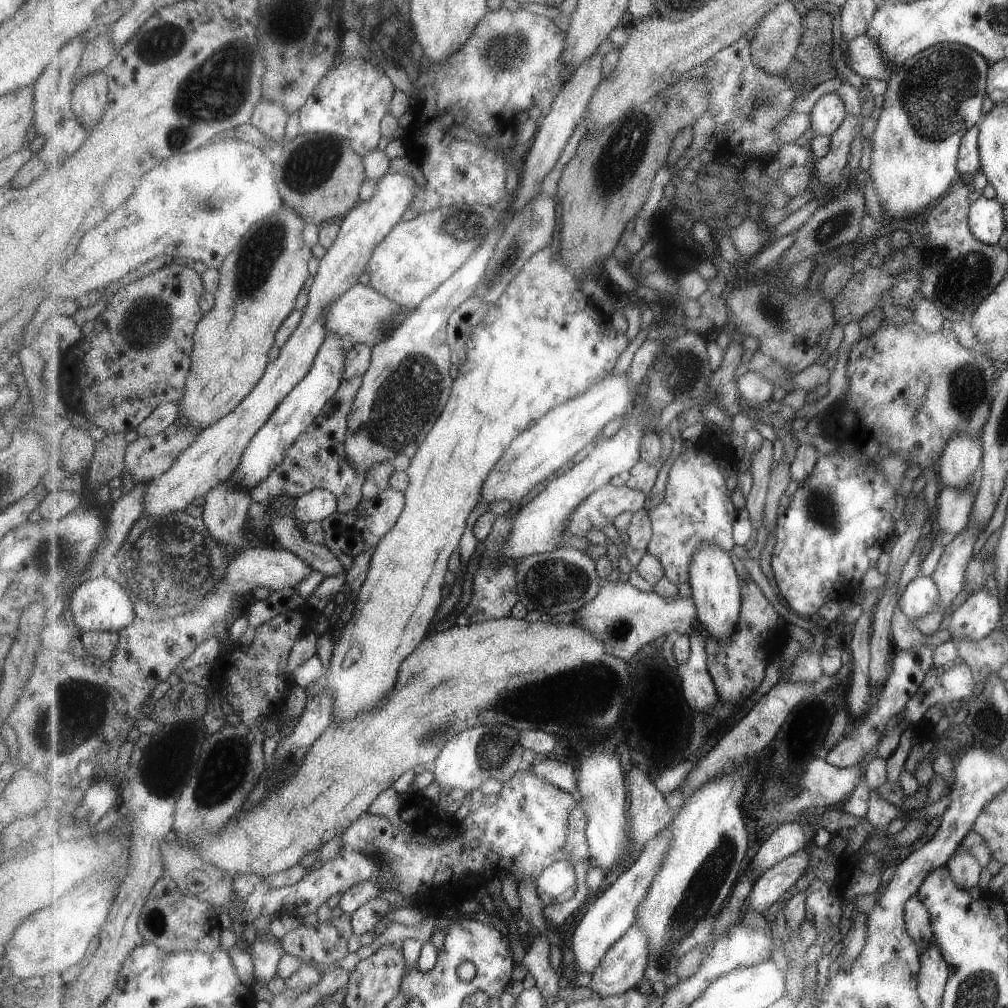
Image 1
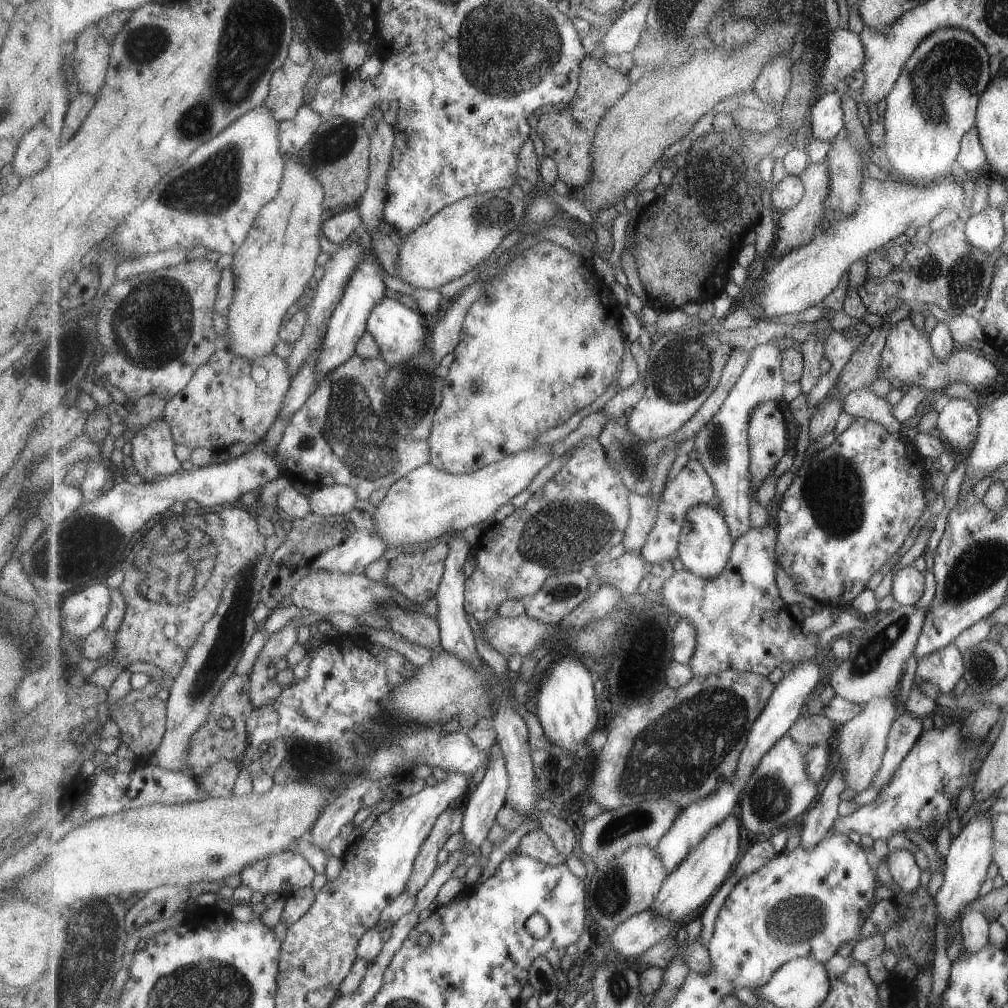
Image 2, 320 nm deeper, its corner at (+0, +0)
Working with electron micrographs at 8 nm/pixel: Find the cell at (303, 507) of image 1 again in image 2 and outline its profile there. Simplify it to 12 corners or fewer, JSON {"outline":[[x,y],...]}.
{"outline":[[349,485],[317,486],[309,496],[321,517],[350,513],[359,499]]}

